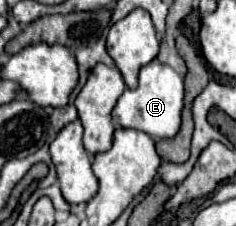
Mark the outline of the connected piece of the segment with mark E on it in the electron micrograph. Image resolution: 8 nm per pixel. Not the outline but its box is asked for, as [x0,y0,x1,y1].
[112,60,184,140]

